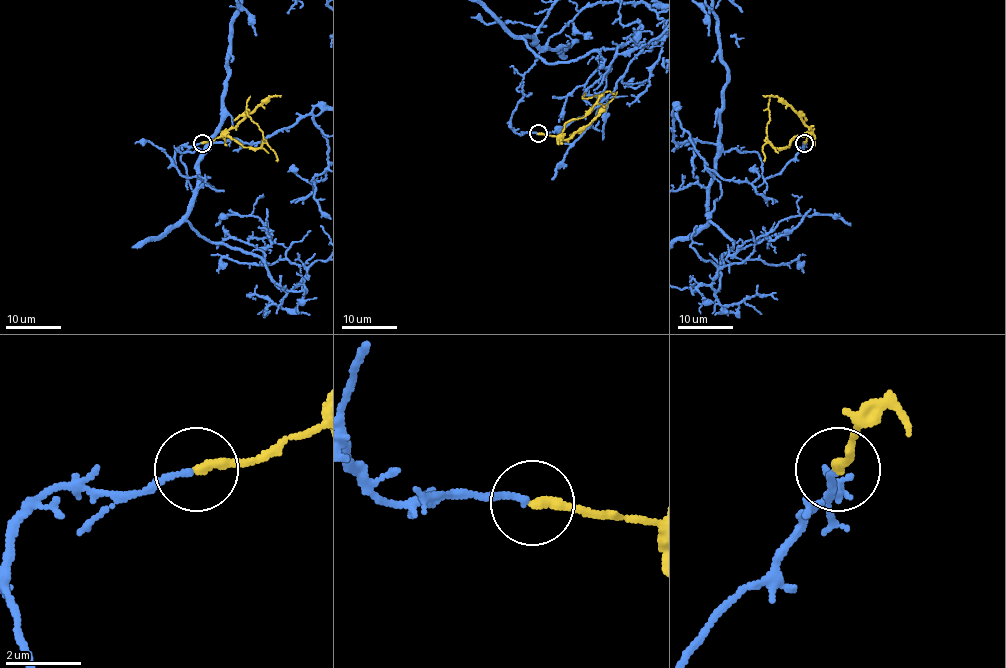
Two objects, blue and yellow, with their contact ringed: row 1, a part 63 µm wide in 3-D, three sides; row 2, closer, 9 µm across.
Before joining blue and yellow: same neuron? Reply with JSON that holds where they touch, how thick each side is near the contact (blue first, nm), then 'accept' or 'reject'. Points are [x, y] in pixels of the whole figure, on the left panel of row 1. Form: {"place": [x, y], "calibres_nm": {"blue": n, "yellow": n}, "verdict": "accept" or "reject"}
{"place": [202, 143], "calibres_nm": {"blue": 170, "yellow": 280}, "verdict": "accept"}

